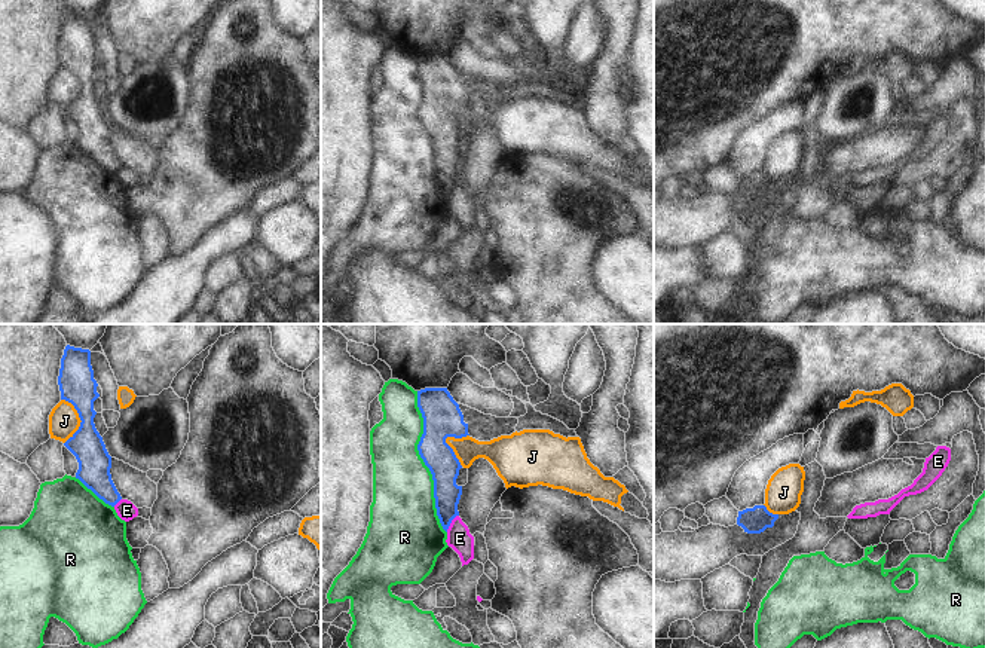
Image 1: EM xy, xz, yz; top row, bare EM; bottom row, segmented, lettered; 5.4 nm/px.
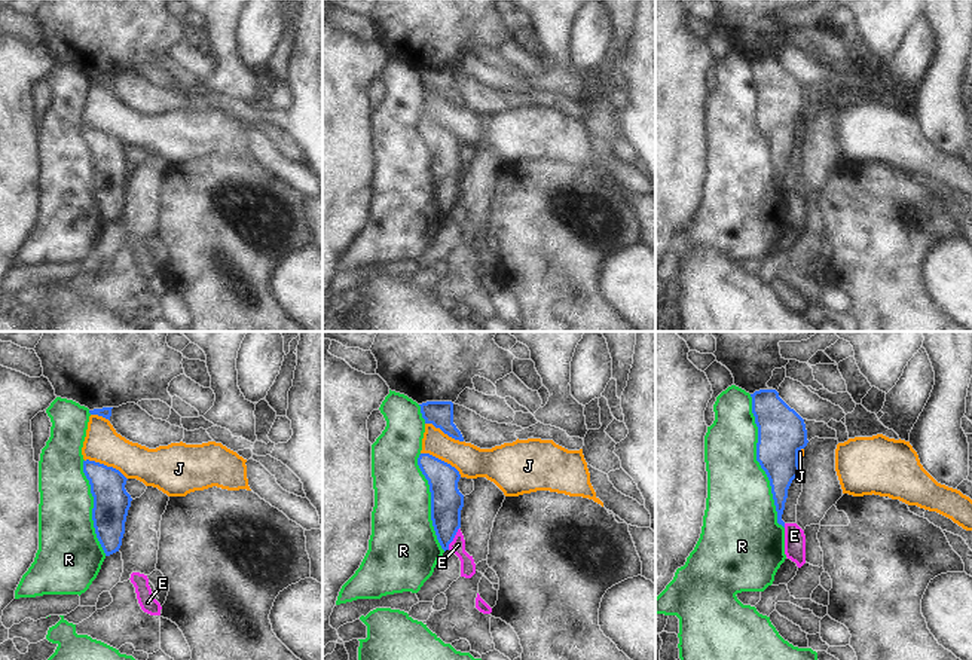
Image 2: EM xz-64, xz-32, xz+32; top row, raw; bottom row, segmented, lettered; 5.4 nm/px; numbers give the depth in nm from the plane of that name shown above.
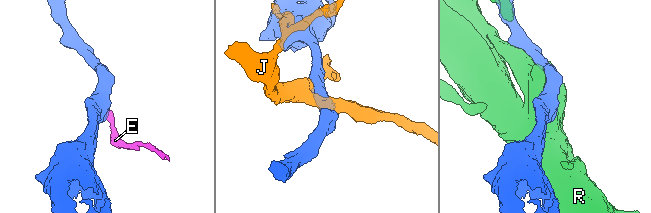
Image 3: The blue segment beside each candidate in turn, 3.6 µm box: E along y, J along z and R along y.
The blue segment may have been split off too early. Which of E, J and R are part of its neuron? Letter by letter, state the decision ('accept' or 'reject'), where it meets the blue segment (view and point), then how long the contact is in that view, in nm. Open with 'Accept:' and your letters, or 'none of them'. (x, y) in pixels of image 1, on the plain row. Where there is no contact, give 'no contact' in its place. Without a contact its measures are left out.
Accept: none of them
E: reject; meets blue in xz at (450, 189); contact 120 nm long
J: reject; meets blue in xy at (80, 86); contact 240 nm long
R: reject; meets blue in xz at (424, 128); contact 800 nm long

